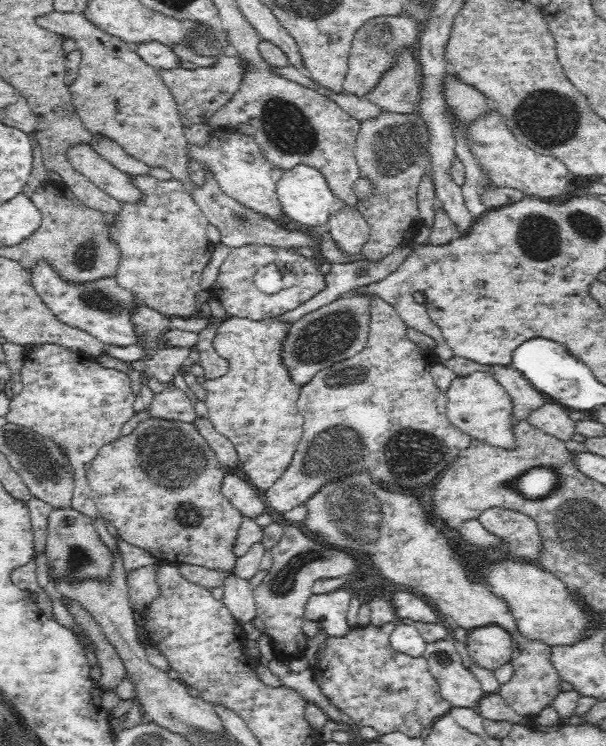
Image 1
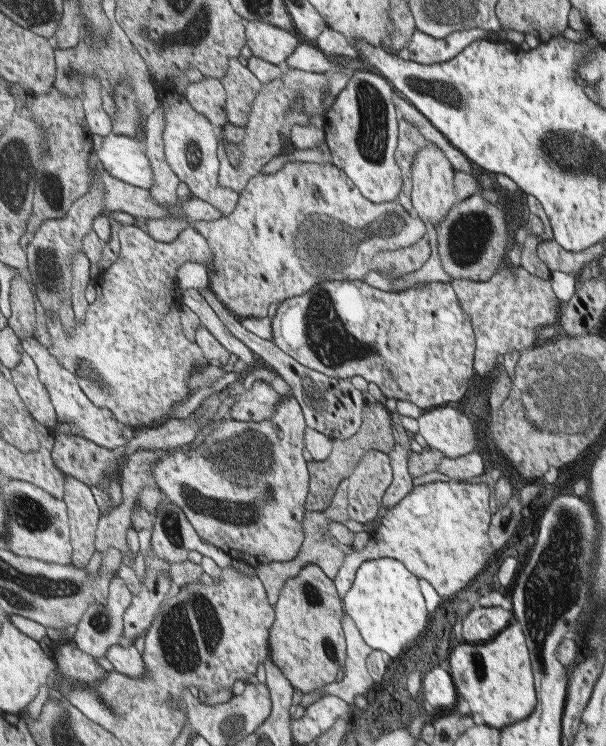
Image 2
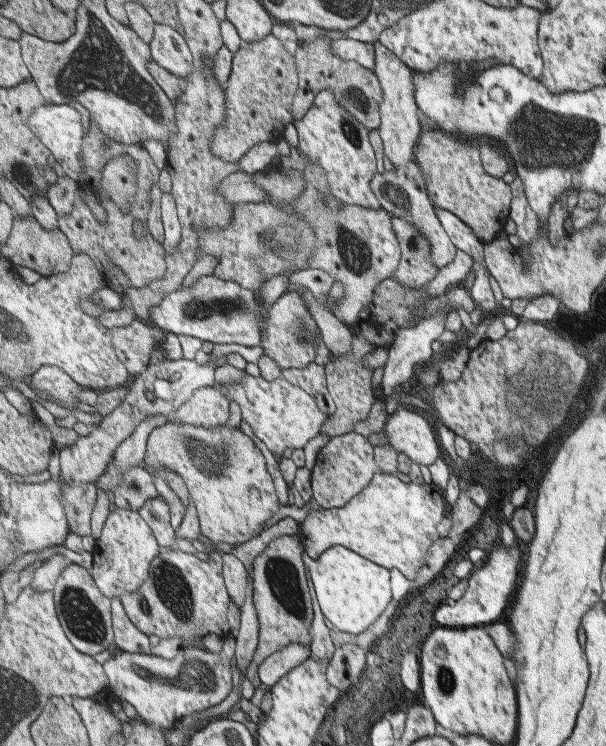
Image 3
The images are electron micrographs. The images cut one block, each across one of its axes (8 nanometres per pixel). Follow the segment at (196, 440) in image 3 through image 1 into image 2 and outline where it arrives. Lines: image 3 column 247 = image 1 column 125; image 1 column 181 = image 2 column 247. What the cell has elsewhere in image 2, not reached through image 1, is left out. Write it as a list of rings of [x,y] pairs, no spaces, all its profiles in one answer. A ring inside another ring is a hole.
[[[292,394],[282,396],[282,399],[276,403],[276,411],[272,413],[270,419],[260,422],[244,422],[227,417],[222,420],[217,430],[213,430],[209,434],[206,441],[203,442],[203,446],[198,448],[198,444],[192,443],[189,448],[186,446],[174,448],[173,451],[166,451],[166,455],[162,456],[161,460],[152,463],[152,472],[154,472],[156,482],[158,482],[158,486],[164,492],[165,497],[170,498],[171,502],[178,504],[183,509],[183,512],[188,515],[191,524],[196,528],[200,536],[205,541],[224,550],[232,559],[244,561],[254,568],[272,561],[289,561],[297,558],[298,548],[302,546],[302,540],[304,540],[304,496],[306,496],[306,486],[308,486],[308,470],[306,470],[306,462],[302,458],[304,430],[306,430],[306,422],[304,422],[304,416],[302,416],[300,402]],[[272,478],[276,480],[276,484],[270,484]],[[264,482],[268,482],[268,484],[264,484]]]

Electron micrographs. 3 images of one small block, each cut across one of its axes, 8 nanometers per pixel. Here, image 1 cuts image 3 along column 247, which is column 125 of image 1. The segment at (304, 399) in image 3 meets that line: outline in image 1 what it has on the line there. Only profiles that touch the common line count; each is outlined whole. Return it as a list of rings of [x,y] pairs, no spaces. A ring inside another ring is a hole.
[[[46,343],[32,346],[32,350],[26,354],[26,360],[20,368],[20,382],[22,394],[11,398],[9,412],[5,415],[7,422],[30,428],[57,445],[71,465],[73,488],[78,488],[78,480],[84,480],[86,462],[92,462],[104,444],[118,440],[122,436],[124,424],[136,414],[133,404],[137,393],[131,389],[128,375],[120,370],[101,366],[87,354]]]

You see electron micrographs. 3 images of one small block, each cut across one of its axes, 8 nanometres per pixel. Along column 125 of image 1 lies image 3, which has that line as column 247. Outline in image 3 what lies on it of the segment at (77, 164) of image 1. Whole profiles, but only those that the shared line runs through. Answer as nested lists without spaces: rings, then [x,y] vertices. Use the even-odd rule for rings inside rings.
[[[239,170],[221,185],[221,192],[232,204],[265,202],[266,191],[252,181],[252,175]]]

